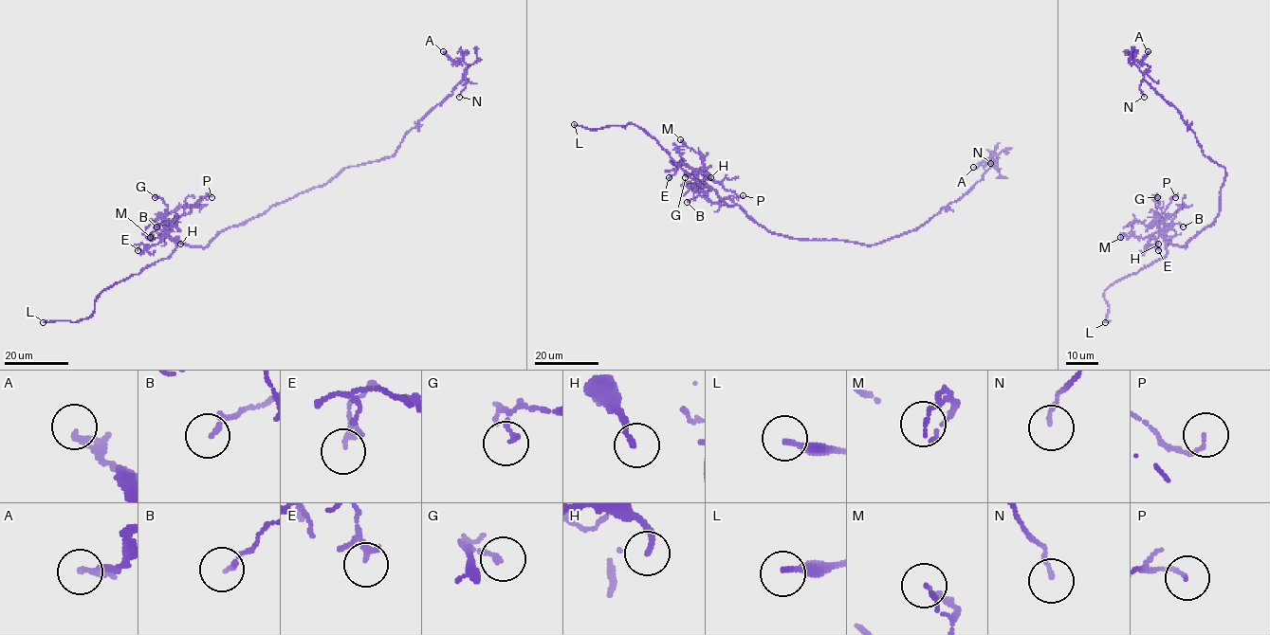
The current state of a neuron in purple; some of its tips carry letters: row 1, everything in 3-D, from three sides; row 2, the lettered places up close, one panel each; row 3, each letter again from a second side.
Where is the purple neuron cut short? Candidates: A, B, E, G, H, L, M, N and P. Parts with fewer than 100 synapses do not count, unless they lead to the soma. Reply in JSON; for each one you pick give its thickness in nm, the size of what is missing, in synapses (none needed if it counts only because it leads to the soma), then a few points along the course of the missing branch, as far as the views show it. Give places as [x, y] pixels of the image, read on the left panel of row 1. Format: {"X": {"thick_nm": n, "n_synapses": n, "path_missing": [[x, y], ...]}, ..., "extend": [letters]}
{"L": {"thick_nm": 200}, "extend": ["L"]}

